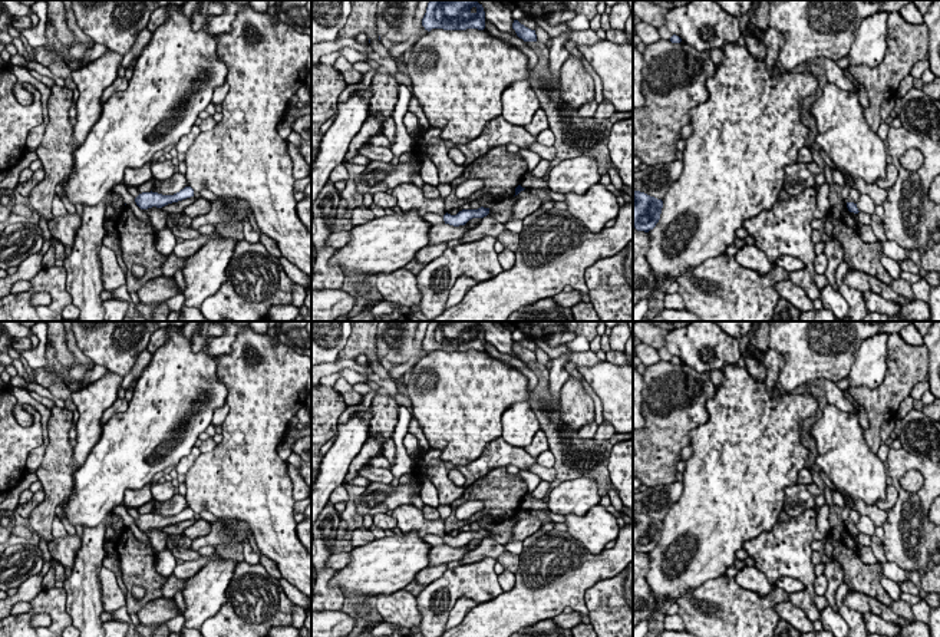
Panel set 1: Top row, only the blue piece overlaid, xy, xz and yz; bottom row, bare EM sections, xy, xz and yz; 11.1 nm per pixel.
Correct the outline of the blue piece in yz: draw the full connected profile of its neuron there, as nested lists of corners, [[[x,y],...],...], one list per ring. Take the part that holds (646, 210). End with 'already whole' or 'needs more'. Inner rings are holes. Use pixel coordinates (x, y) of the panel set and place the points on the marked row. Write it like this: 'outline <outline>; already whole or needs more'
outline [[[633,189],[633,227],[649,232],[660,220],[663,201]]]; already whole

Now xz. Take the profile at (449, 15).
outline [[[431,0],[422,19],[425,30],[485,29],[485,11],[476,0]]]; already whole

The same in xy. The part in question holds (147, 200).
outline [[[185,187],[184,189],[174,195],[162,195],[152,191],[142,192],[135,198],[135,202],[141,209],[148,209],[152,207],[162,208],[168,204],[178,202],[191,197],[194,197],[194,189],[191,187]]]; already whole

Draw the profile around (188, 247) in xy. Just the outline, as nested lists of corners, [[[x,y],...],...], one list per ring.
[[[212,232],[210,235],[202,234],[197,240],[185,240],[175,245],[172,254],[175,254],[179,258],[188,258],[194,255],[199,248],[202,248],[210,240],[220,237],[221,235],[218,232]]]

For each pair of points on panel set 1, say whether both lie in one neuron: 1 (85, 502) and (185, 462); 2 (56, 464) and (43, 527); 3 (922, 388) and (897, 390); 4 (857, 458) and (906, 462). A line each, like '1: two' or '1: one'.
1: two
2: one
3: two
4: two

